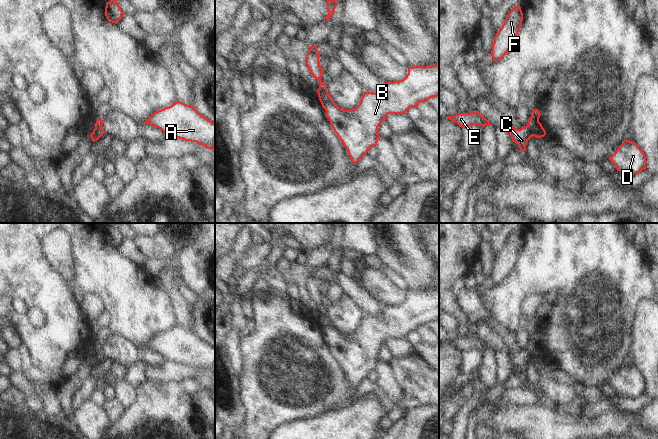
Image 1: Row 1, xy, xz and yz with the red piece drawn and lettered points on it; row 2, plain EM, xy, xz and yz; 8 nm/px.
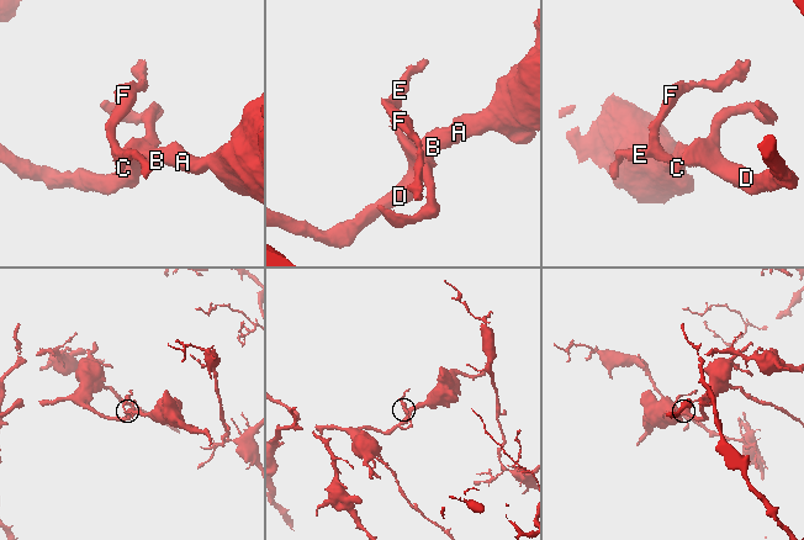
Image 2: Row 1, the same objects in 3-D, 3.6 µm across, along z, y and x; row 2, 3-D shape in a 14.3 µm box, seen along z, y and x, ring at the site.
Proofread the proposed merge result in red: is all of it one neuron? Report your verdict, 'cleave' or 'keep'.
cleave

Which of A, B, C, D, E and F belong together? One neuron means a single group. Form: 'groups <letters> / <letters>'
groups A B D / C E F

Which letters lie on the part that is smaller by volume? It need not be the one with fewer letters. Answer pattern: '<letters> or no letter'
C, E, F.

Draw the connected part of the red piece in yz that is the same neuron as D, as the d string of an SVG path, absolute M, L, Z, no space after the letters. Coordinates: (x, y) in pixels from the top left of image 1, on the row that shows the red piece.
M624 140L616 152L609 158L617 171L637 174L646 169L646 156L637 144Z

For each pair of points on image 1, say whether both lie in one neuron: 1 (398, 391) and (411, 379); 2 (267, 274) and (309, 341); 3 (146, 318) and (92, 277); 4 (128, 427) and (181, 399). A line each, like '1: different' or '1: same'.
1: different
2: different
3: same
4: same

